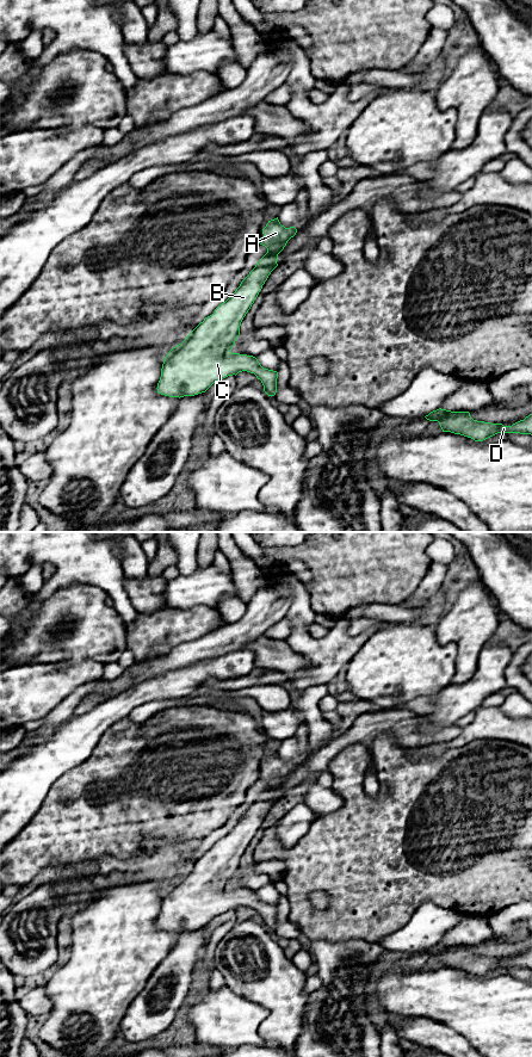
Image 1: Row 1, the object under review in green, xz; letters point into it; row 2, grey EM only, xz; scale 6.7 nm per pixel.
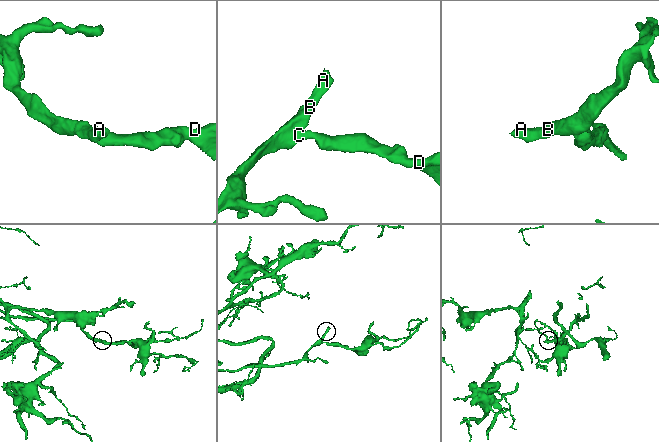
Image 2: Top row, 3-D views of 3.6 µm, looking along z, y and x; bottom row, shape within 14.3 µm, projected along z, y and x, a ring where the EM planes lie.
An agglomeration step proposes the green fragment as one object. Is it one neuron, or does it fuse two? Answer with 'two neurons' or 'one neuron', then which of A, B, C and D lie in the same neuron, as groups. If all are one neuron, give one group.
one neuron; groups A B C D

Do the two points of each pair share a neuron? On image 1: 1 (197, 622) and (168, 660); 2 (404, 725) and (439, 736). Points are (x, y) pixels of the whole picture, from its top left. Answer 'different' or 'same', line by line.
1: different
2: same

